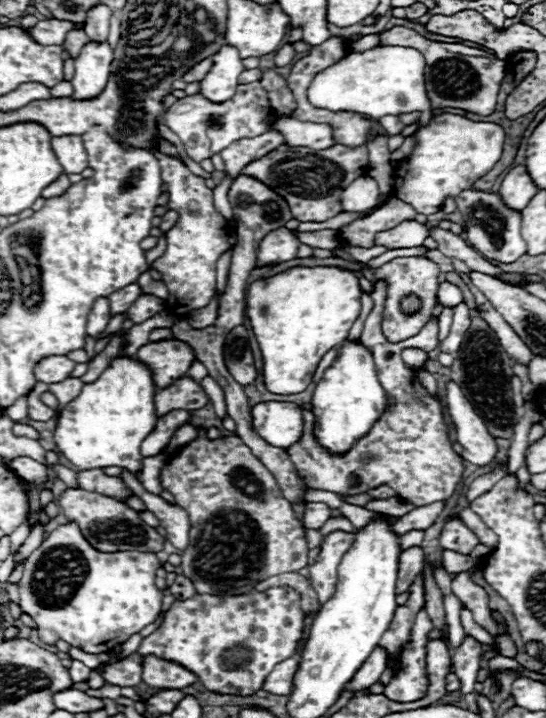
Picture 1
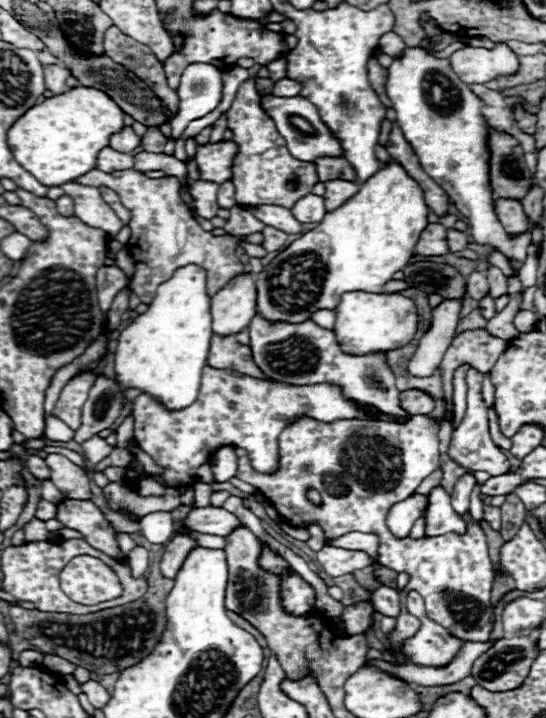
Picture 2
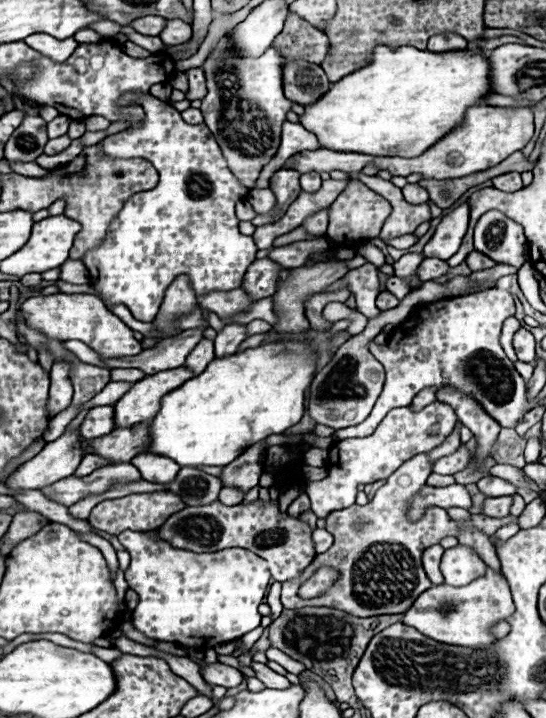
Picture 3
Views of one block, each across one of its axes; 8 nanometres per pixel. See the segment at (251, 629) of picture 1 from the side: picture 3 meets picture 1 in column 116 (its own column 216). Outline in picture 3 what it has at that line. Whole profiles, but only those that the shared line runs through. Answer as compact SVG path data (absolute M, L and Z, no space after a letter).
M214 662L214 664L200 664L200 672L204 676L204 680L212 686L224 686L224 688L232 688L232 686L238 686L244 676L242 672L238 672L236 668L228 666L228 664L220 664L220 662Z

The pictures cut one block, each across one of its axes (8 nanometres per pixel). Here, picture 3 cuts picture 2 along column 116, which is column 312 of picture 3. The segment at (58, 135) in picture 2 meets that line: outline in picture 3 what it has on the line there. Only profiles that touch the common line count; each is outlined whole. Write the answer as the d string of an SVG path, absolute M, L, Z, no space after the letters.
M378 46L372 52L372 60L364 68L352 72L352 76L344 76L344 80L336 82L320 102L308 106L306 114L300 116L300 124L318 136L322 148L338 152L364 152L372 156L414 158L458 128L470 106L482 106L484 98L494 94L490 88L490 70L488 56L482 50L428 52L414 46Z

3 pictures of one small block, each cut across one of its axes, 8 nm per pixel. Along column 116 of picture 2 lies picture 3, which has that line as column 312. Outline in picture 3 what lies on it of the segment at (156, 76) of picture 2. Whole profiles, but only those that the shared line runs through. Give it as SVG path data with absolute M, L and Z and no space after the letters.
M294 12L288 14L282 34L274 40L288 60L308 60L312 64L322 64L328 54L328 36L320 30L314 30L310 24L304 24Z

